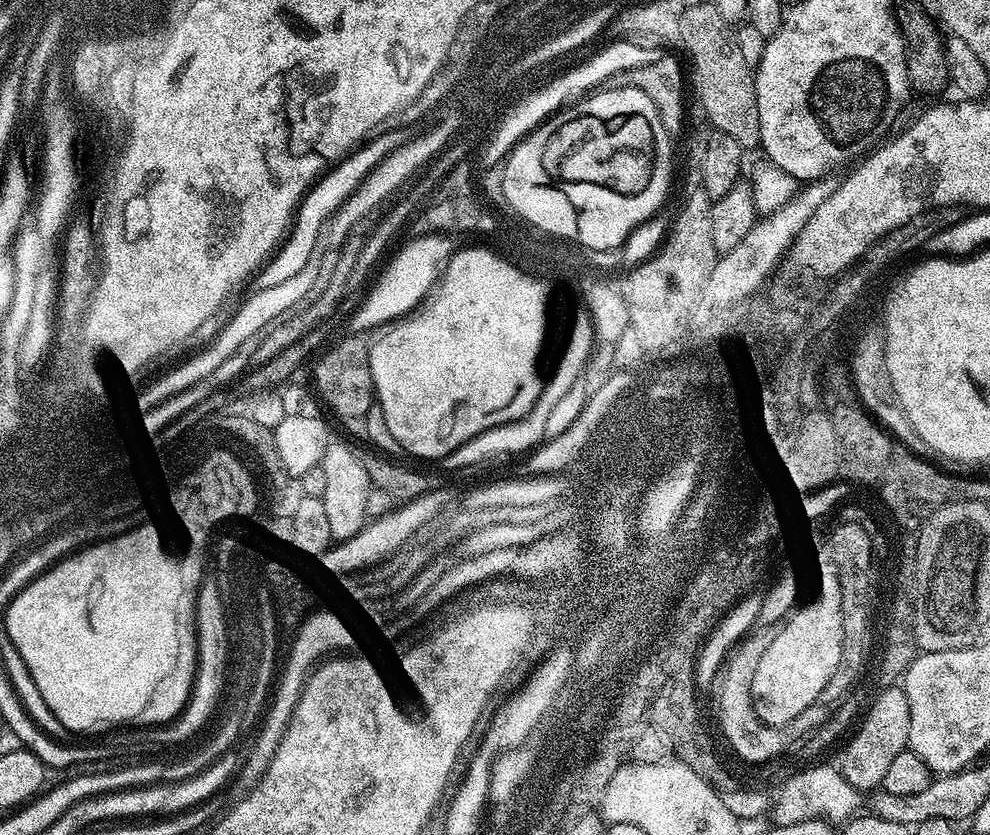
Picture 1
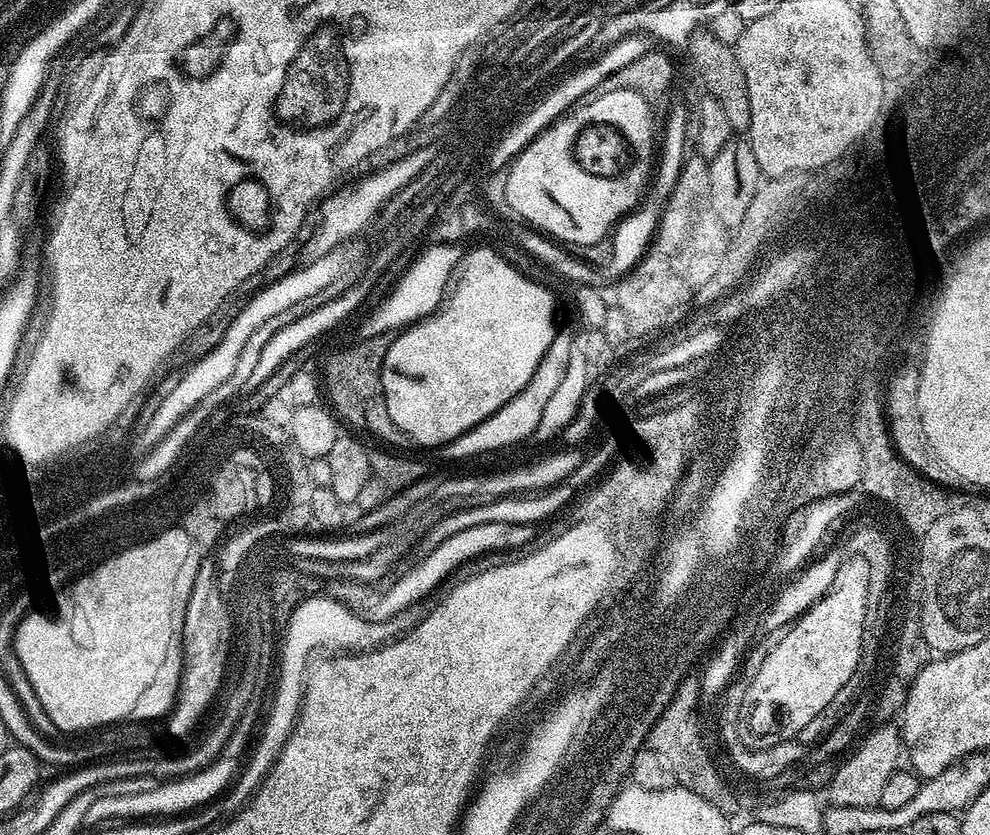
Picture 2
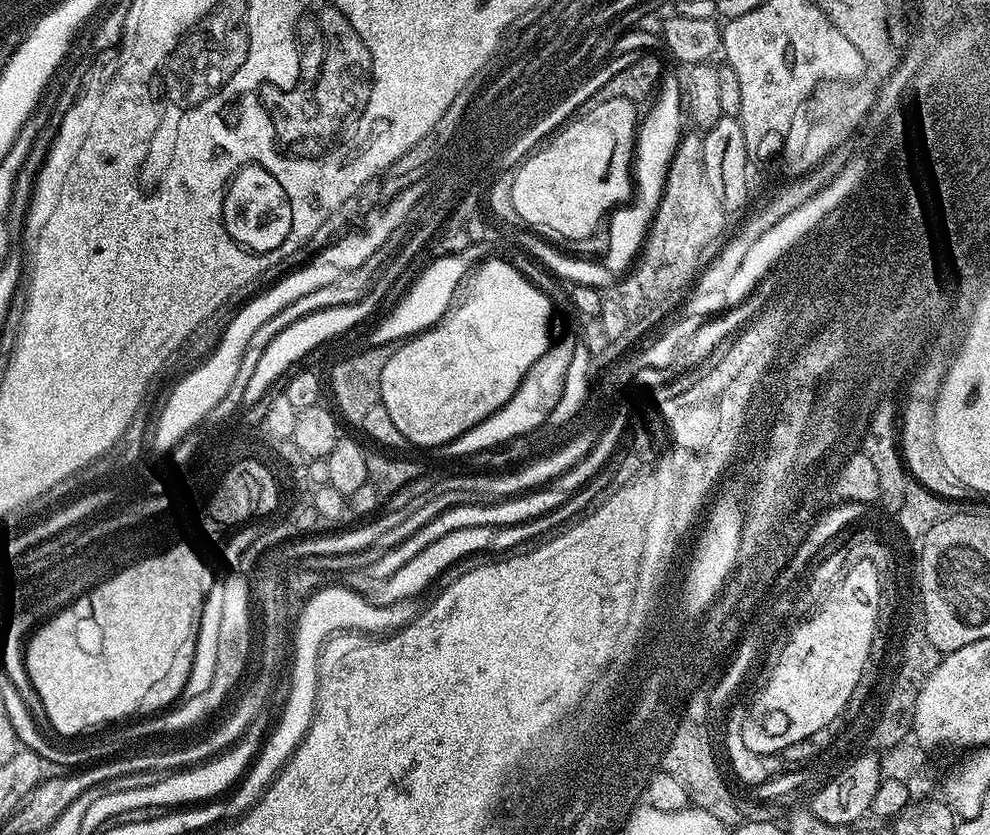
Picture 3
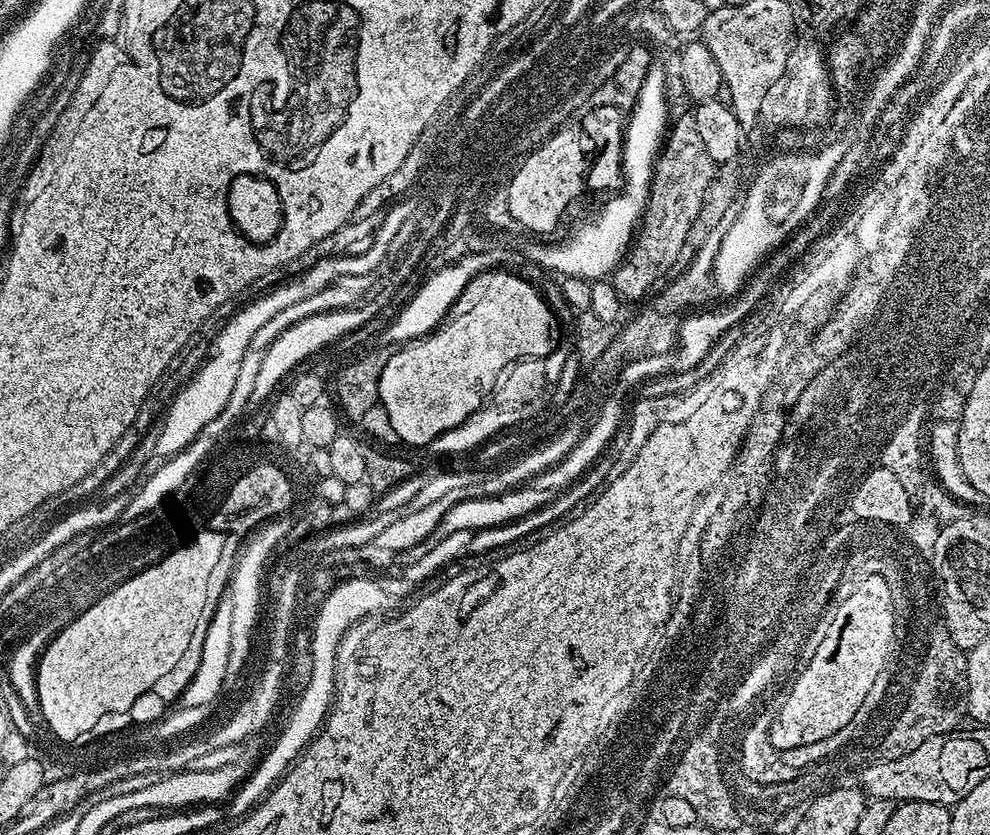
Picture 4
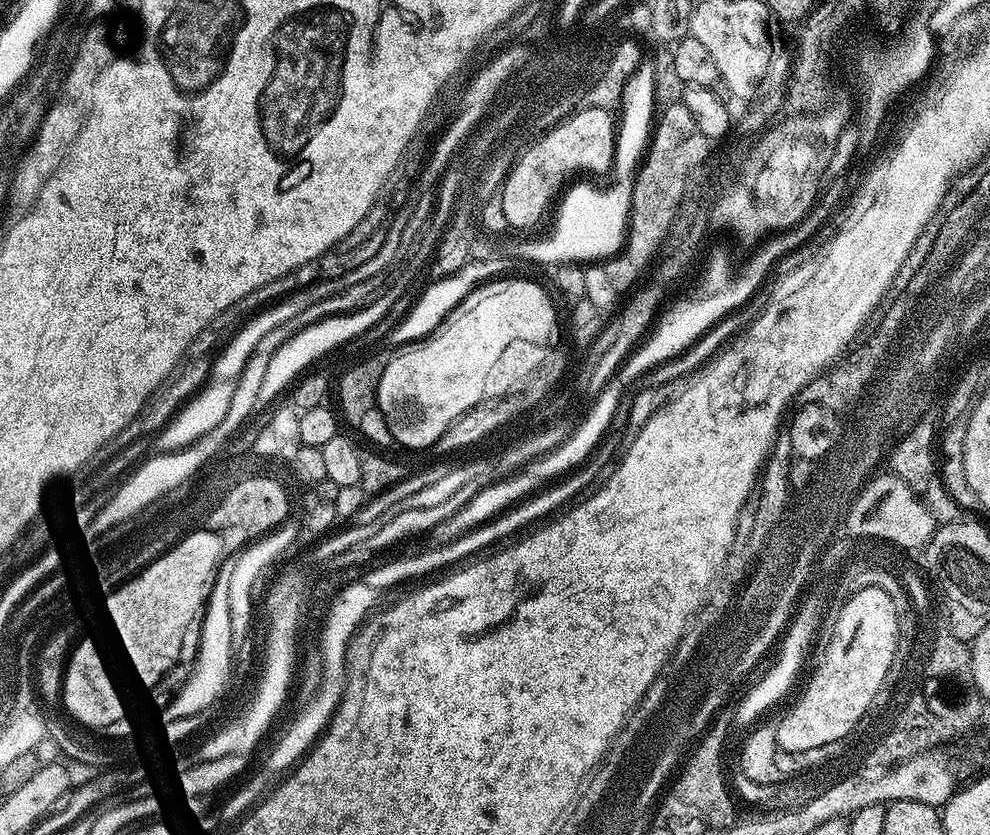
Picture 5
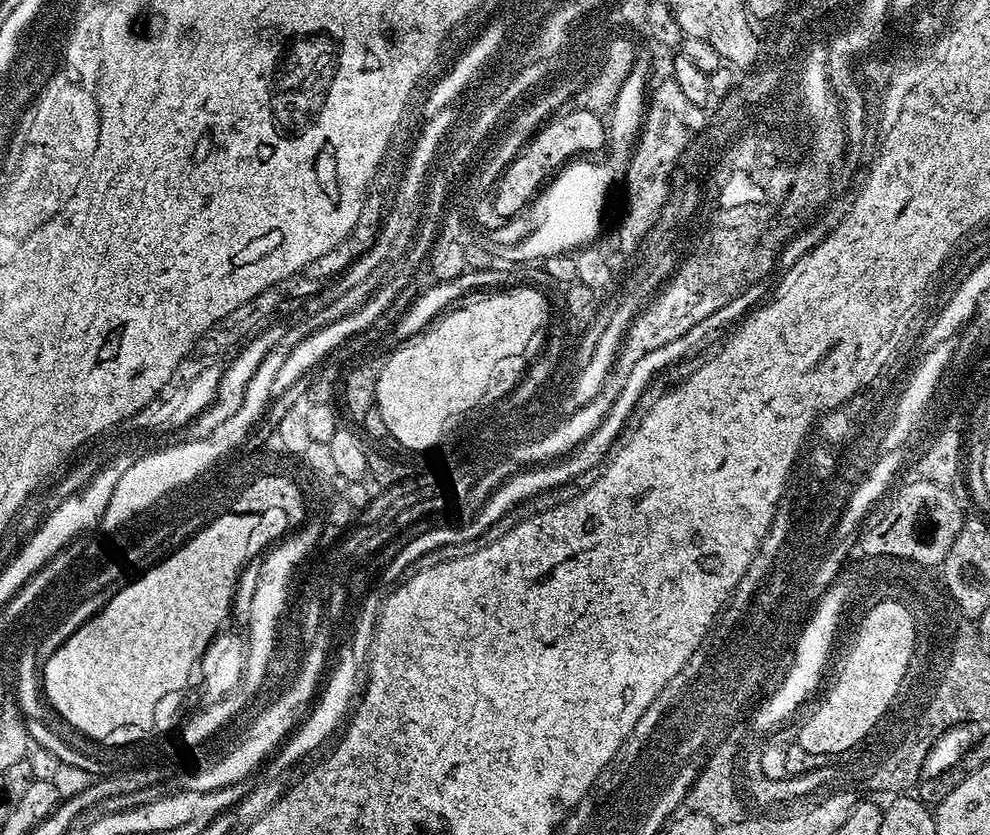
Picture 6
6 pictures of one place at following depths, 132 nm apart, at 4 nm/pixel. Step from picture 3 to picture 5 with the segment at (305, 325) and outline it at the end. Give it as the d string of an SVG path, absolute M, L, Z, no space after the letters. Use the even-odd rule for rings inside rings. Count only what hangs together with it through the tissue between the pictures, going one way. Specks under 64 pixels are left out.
M391 294L390 297L386 296L384 300L379 300L379 302L365 308L357 308L354 312L342 316L331 316L328 320L320 320L317 324L301 327L293 333L291 338L271 356L270 363L266 368L265 377L262 378L262 385L260 386L259 405L265 406L265 404L270 403L286 388L288 390L297 377L307 373L313 367L311 364L315 360L320 360L327 352L334 351L339 344L344 344L347 340L352 340L355 336L360 336L363 332L370 331L379 320L383 321L388 316L385 309L392 308L389 305L392 297L394 297L394 294Z

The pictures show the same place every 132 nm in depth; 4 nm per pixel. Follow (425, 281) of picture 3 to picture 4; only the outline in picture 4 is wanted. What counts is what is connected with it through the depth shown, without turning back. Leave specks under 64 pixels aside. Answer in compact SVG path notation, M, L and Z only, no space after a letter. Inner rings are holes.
M488 246L479 252L468 253L464 257L462 264L457 264L454 268L450 268L447 272L441 272L440 275L436 276L432 283L428 284L423 292L420 292L419 299L412 303L407 312L404 312L404 316L399 316L400 323L392 320L387 325L388 329L383 330L382 337L390 339L397 346L400 346L405 342L411 342L420 339L422 336L427 336L447 316L449 310L452 309L452 303L460 297L464 292L464 287L474 277L479 276L482 272L512 270L514 269L515 260L516 255L511 246L505 246L505 248L489 248Z

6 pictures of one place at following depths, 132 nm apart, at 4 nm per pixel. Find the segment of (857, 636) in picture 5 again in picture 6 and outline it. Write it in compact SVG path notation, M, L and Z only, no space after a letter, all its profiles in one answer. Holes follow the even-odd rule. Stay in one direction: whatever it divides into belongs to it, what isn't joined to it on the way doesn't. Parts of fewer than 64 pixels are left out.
M893 598L879 599L864 612L867 619L860 635L850 640L848 653L836 672L828 692L823 693L819 712L811 725L804 728L802 747L810 754L828 754L833 758L852 751L857 737L867 733L869 725L885 704L894 702L902 678L910 666L914 654L915 624L906 606Z

